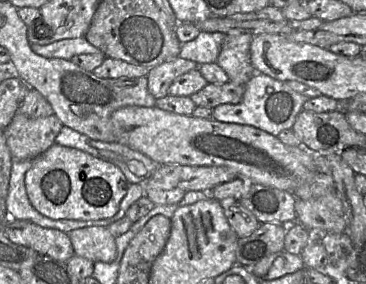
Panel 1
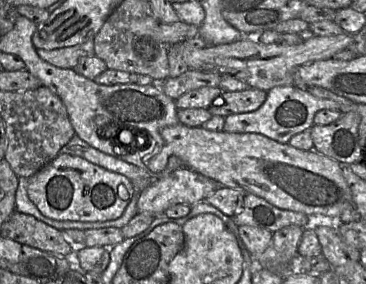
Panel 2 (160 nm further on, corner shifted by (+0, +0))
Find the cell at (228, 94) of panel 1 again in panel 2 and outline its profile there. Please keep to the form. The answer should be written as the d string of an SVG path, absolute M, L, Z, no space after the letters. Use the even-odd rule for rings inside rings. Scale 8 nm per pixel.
M249 87L241 91L222 91L208 110L212 115L226 117L230 114L246 113L257 110L267 98L267 91Z

